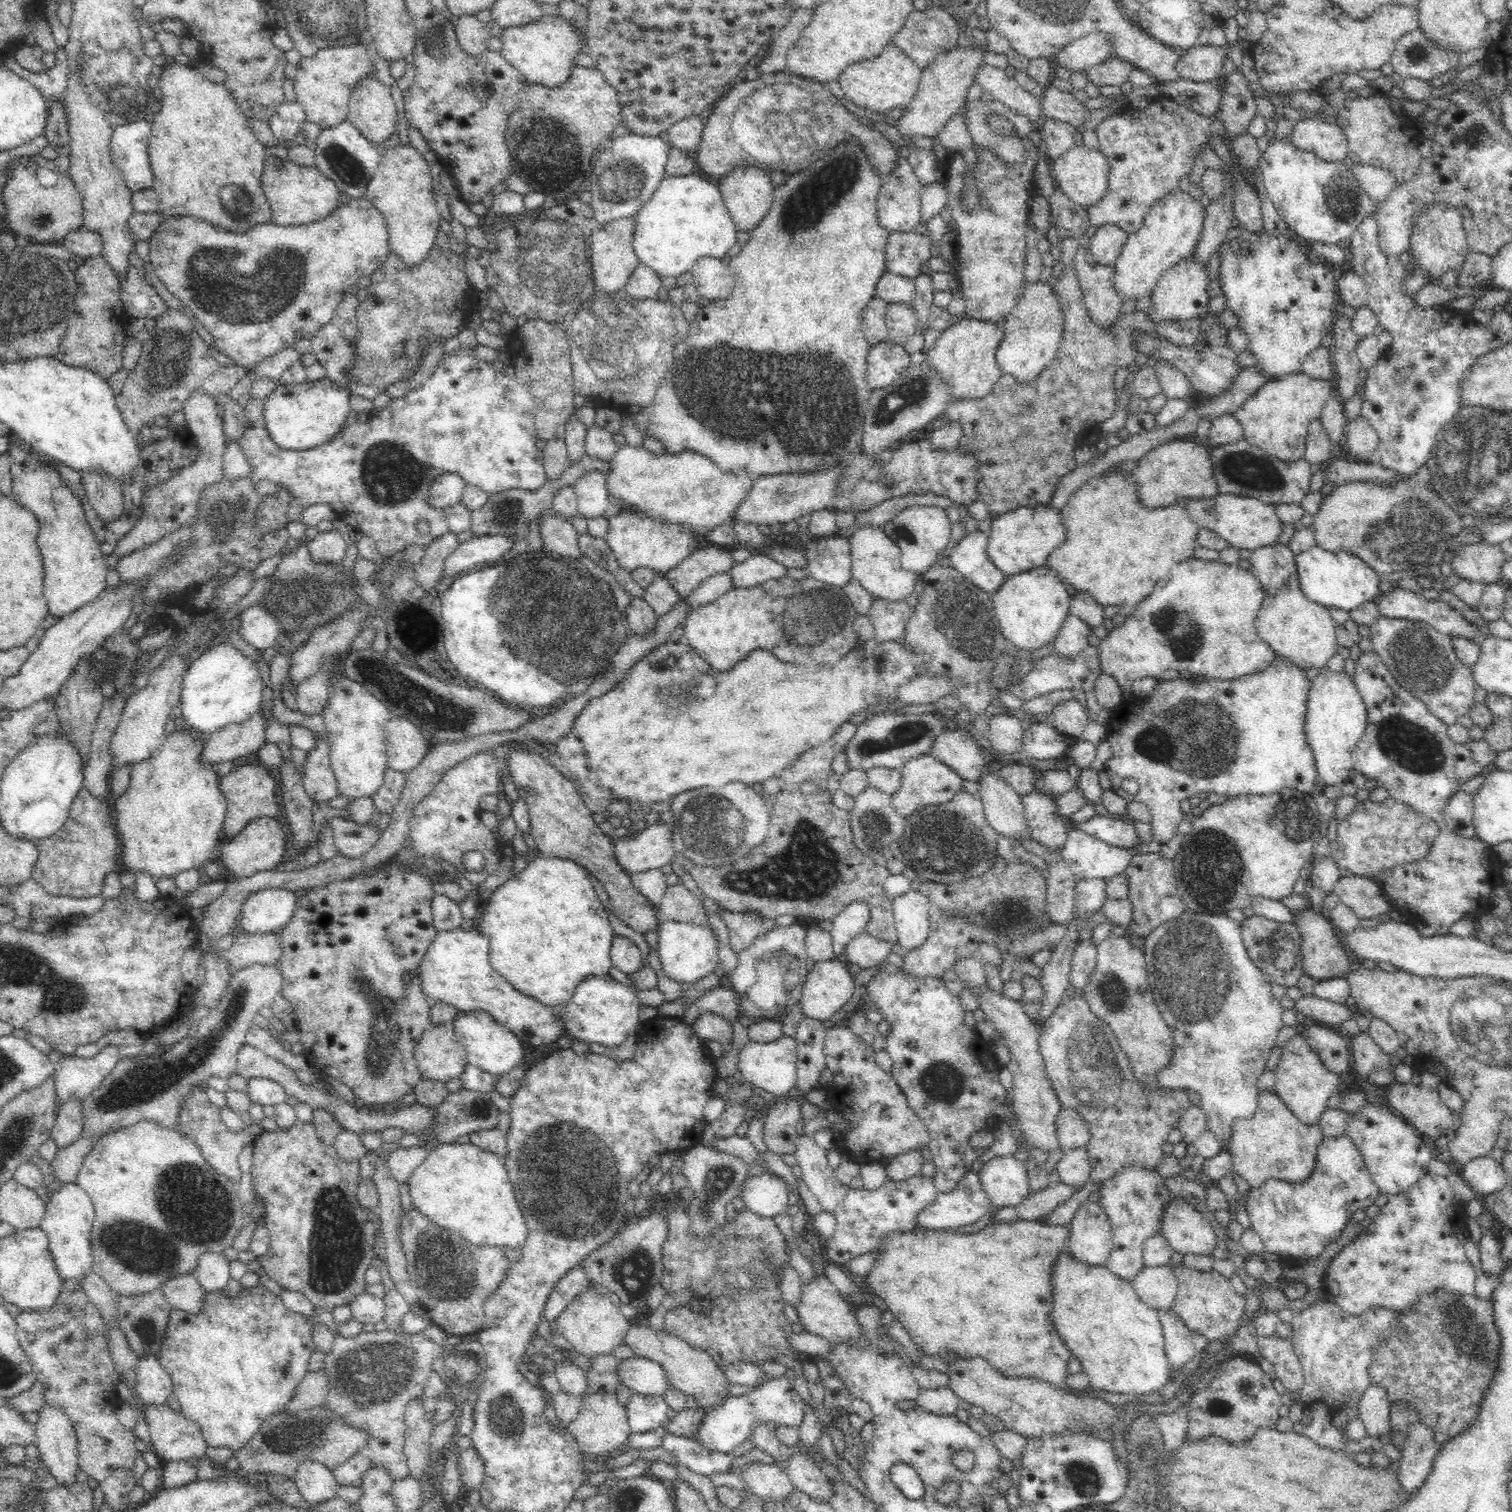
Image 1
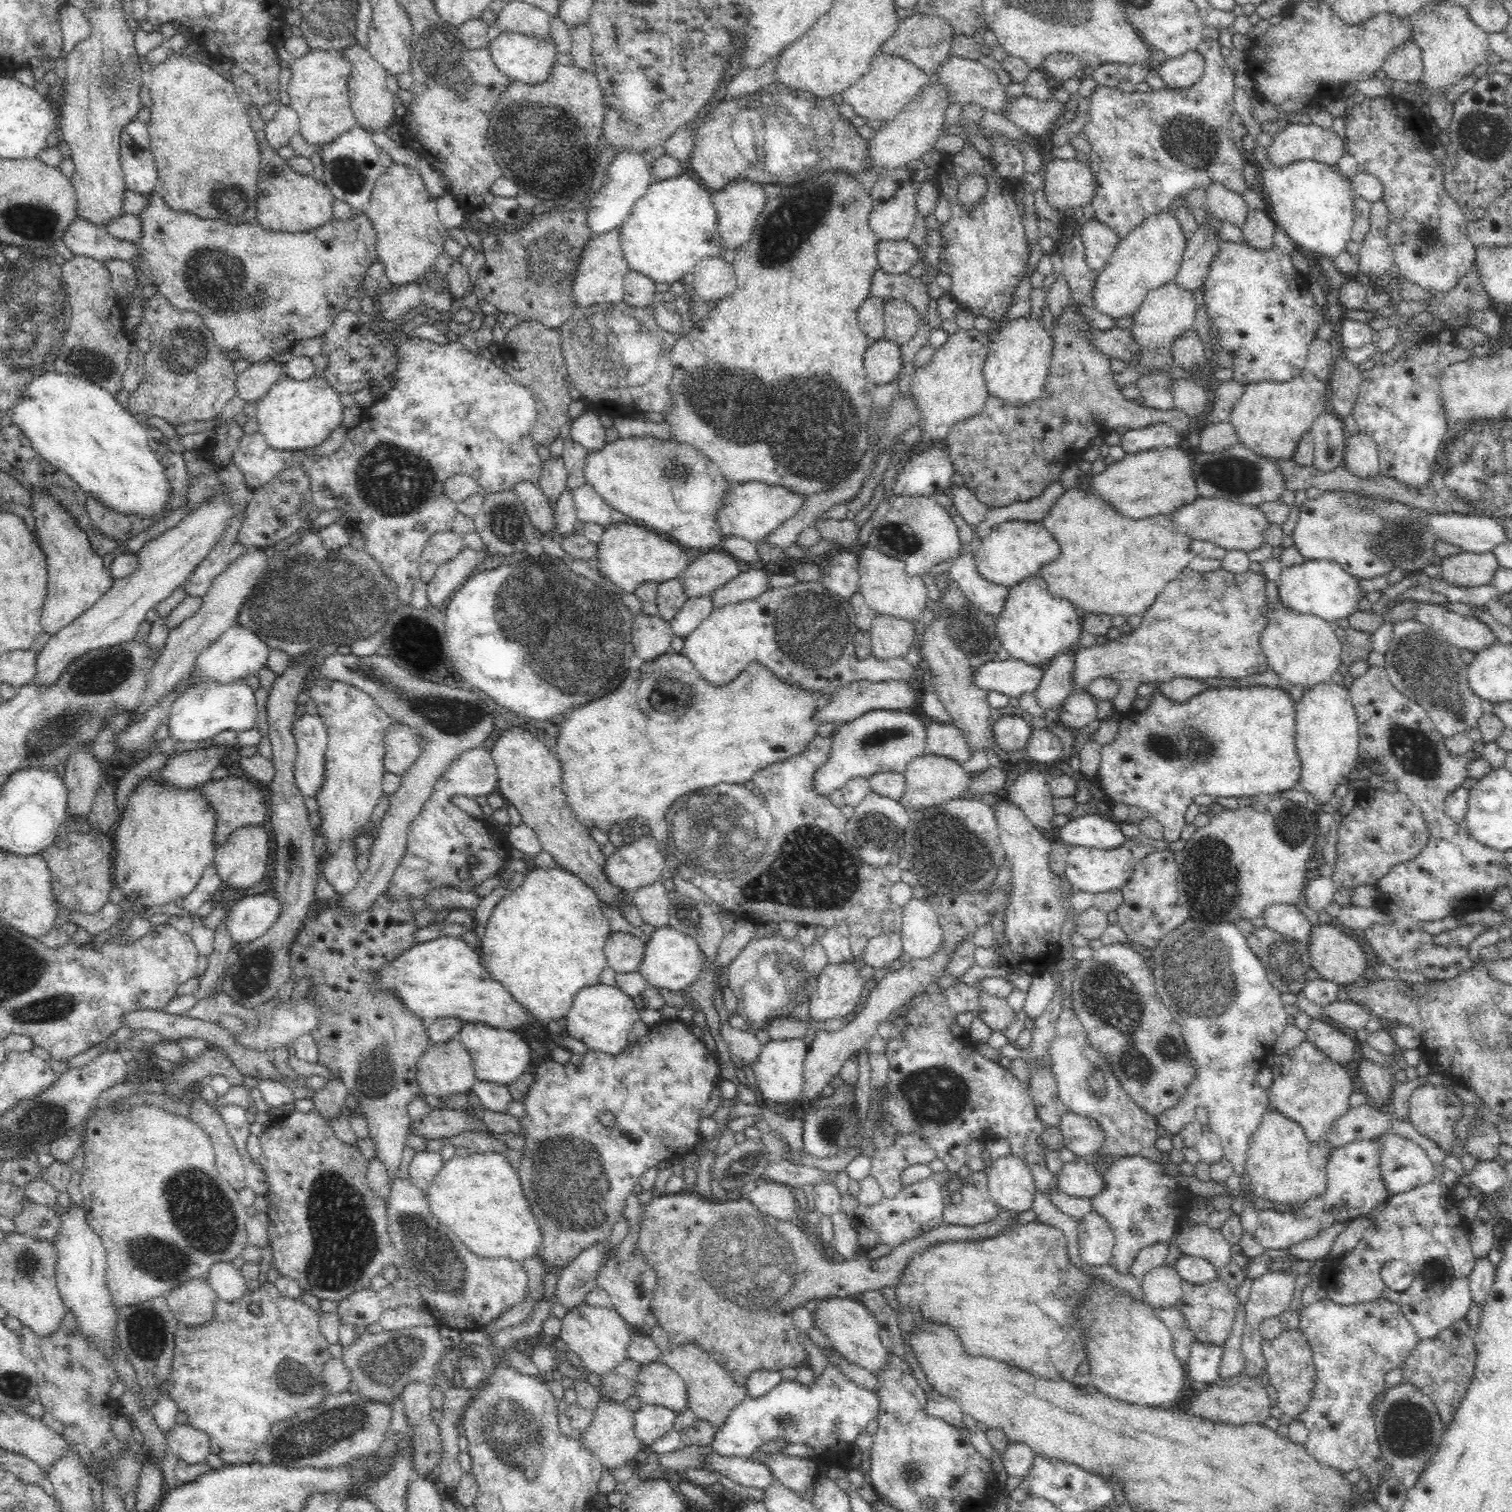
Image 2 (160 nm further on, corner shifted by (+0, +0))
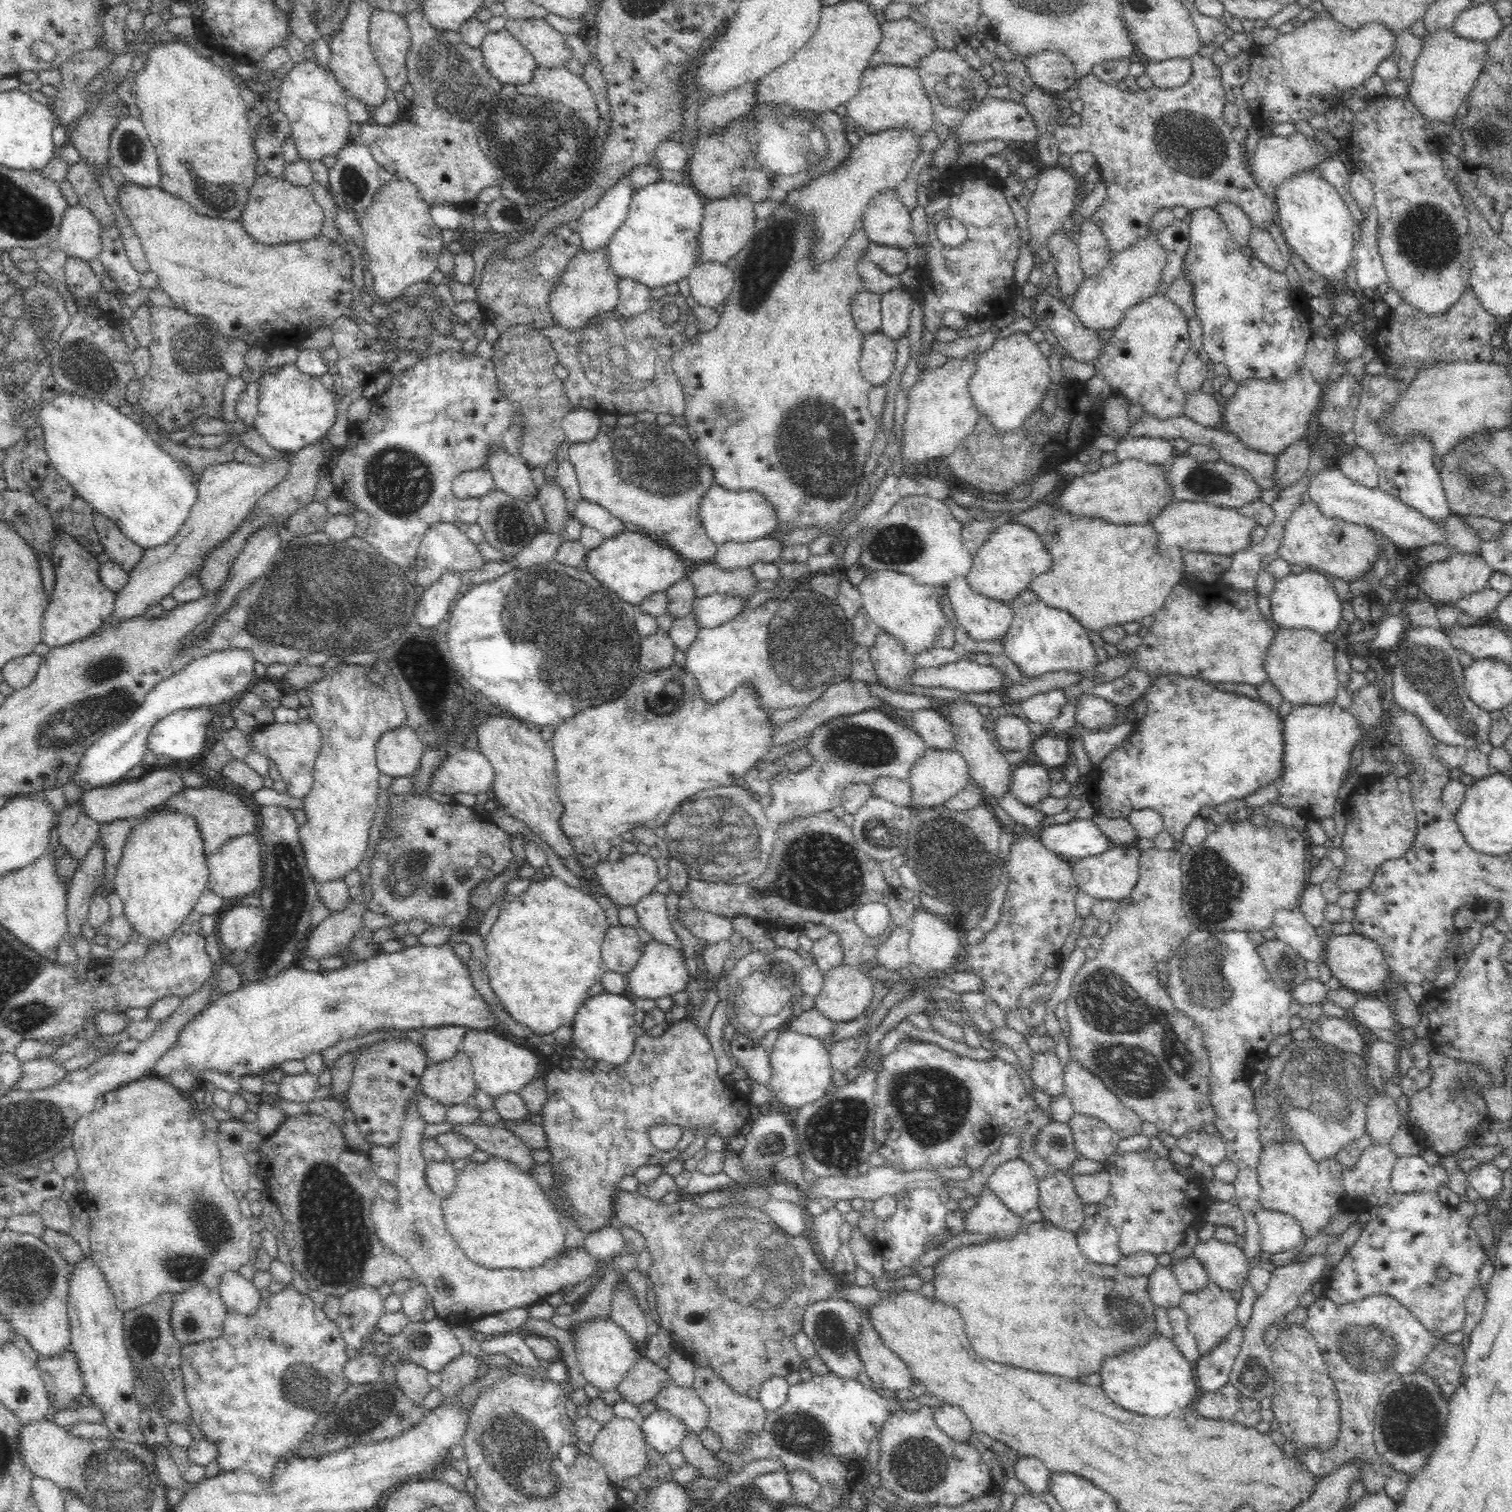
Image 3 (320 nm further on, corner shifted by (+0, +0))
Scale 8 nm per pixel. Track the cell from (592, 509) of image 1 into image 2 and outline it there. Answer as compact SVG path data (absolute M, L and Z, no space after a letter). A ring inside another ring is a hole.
M585 483L573 491L573 503L577 520L583 523L594 523L607 527L612 524L610 512L613 508L604 502L592 485Z

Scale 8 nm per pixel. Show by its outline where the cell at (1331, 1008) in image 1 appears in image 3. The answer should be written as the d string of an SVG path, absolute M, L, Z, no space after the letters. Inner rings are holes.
M1359 998L1352 1008L1348 1009L1350 1020L1355 1020L1368 1028L1368 1030L1397 1031L1397 1022L1394 1019L1394 1011L1388 1002L1382 1002L1378 998Z

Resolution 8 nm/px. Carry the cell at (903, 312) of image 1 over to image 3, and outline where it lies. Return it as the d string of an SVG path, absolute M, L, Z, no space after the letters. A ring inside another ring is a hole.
M896 287L881 295L882 322L879 330L897 341L907 334L913 298L908 290Z

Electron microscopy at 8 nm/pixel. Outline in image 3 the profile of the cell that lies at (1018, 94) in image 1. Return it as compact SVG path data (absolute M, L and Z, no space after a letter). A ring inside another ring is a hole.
M933 50L928 56L922 57L915 70L922 79L922 87L931 102L933 120L945 124L954 130L961 123L964 113L976 108L986 95L990 84L982 77L981 72L972 69L969 64L954 50Z

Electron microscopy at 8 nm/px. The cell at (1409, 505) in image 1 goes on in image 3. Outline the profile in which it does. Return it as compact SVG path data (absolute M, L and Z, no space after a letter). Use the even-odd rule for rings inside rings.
M1313 501L1298 505L1283 526L1283 537L1278 550L1280 558L1290 565L1318 569L1349 583L1362 578L1378 560L1378 545L1370 526L1354 524L1338 517L1326 517Z

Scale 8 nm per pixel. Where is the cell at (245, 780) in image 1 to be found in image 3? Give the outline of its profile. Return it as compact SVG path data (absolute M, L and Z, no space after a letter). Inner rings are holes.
M212 784L205 787L184 787L179 793L174 793L165 800L157 810L171 808L176 812L193 816L197 822L200 836L204 843L206 856L218 852L218 849L228 840L244 834L255 833L259 825L255 821L254 812L236 794Z

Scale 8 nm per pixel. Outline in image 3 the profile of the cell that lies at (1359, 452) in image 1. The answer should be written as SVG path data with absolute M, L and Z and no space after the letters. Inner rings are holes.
M1357 445L1350 454L1342 456L1342 458L1338 460L1338 469L1354 483L1370 489L1379 488L1376 461L1372 459L1370 453L1366 453L1366 450Z

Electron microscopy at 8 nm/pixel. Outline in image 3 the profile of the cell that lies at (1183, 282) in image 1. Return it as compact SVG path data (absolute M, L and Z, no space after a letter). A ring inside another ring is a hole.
M1154 294L1132 308L1120 319L1118 326L1113 328L1112 337L1105 344L1104 352L1101 352L1094 360L1096 375L1105 378L1111 384L1113 394L1123 394L1131 404L1140 404L1144 414L1154 417L1172 418L1185 415L1185 392L1178 386L1178 370L1188 354L1190 337L1188 323L1184 313L1165 294Z

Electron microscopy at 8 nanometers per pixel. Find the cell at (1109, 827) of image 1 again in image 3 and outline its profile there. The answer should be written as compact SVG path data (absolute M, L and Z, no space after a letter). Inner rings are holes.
M1092 818L1049 825L1040 831L1039 839L1048 850L1069 862L1102 854L1115 844Z

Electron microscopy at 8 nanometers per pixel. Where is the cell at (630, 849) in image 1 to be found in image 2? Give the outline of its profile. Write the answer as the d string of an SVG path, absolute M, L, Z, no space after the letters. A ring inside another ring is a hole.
M643 834L631 843L616 848L605 865L606 878L616 887L633 895L640 886L661 881L667 870L664 854L660 852L657 840Z

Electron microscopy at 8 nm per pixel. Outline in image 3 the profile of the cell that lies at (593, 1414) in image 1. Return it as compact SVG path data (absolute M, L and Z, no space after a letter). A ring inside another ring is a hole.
M615 1416L613 1420L603 1426L598 1433L597 1440L590 1446L592 1459L602 1466L607 1477L617 1486L622 1487L624 1480L632 1478L632 1476L637 1477L647 1468L649 1445L646 1443L639 1421Z

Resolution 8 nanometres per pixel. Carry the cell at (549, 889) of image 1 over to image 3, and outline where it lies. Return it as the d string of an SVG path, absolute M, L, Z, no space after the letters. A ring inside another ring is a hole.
M539 874L521 896L510 897L485 939L489 984L507 1014L538 1035L552 1034L562 1025L571 1024L588 988L608 972L601 956L608 929L606 914L596 896L570 887L555 876L546 878Z

